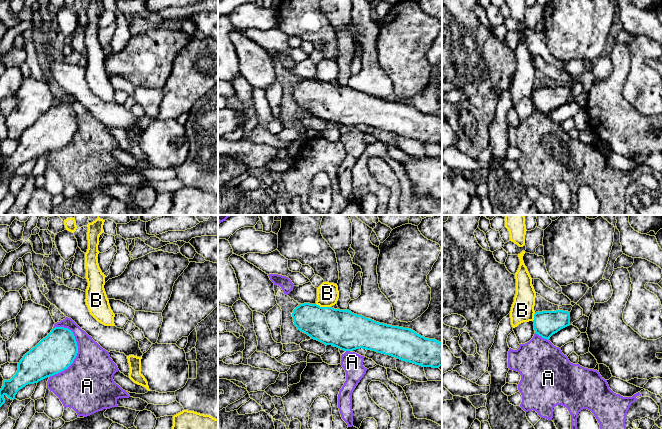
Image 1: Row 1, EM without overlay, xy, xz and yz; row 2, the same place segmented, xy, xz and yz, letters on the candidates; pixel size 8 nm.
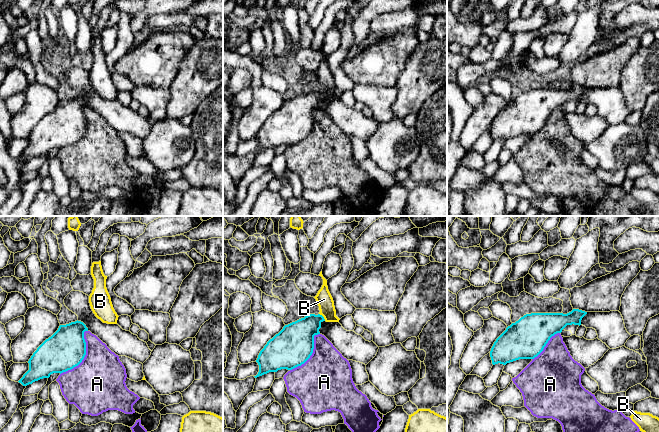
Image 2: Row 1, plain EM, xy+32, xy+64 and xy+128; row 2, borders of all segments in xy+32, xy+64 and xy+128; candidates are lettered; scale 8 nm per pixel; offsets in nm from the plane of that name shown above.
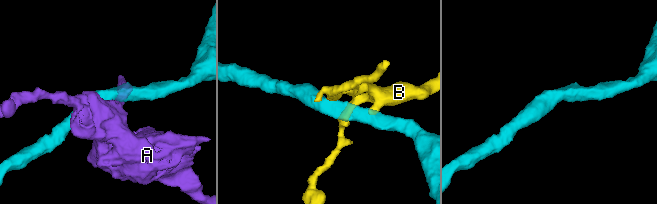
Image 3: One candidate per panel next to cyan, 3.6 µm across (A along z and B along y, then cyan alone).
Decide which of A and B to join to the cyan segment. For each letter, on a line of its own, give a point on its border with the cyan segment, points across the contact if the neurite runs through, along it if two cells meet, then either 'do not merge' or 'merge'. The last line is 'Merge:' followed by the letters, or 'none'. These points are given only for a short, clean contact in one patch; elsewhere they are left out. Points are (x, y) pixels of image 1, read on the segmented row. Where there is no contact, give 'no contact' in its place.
A: xy (76, 355) | do not merge
B: xz (323, 307) | along xz (316, 303), (320, 306), (330, 307) | do not merge
Merge: none

